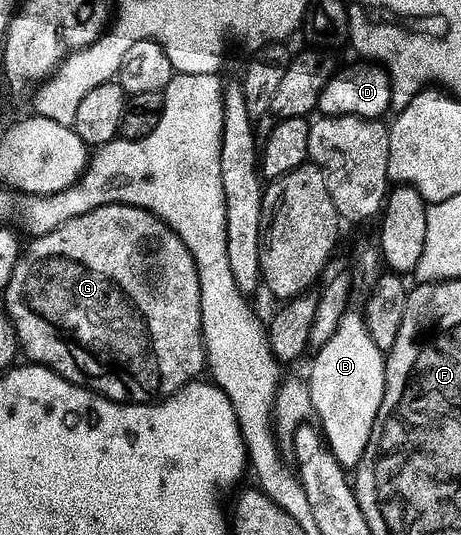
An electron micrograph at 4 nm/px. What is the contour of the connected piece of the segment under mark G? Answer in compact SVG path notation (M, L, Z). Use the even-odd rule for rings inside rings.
M107 205L98 207L81 217L70 219L66 224L57 227L52 234L37 237L31 244L33 244L32 250L29 253L27 250L23 254L22 263L24 264L23 289L28 289L28 293L32 293L32 305L36 305L36 309L40 309L44 317L52 317L52 321L60 321L60 325L68 325L72 333L80 333L80 341L84 341L84 345L92 345L96 353L104 353L104 357L98 355L94 357L88 353L84 353L83 357L88 359L88 364L97 373L102 372L104 367L122 373L122 377L118 379L124 383L124 387L128 387L126 405L132 405L132 395L130 395L132 385L138 385L142 393L146 393L144 405L165 400L170 393L167 384L150 383L150 379L158 379L158 365L162 367L162 357L156 363L146 363L146 365L156 365L152 367L152 371L136 373L128 357L120 359L116 355L116 325L120 325L120 313L128 313L128 309L136 309L136 305L140 305L154 317L152 325L198 325L198 341L204 341L200 272L196 260L192 258L192 252L186 247L186 243L182 243L180 236L150 211L129 205ZM158 233L160 233L160 241L164 235L164 273L150 263L148 255L152 251L140 245L146 239L146 235L148 241L152 243L158 237Z

